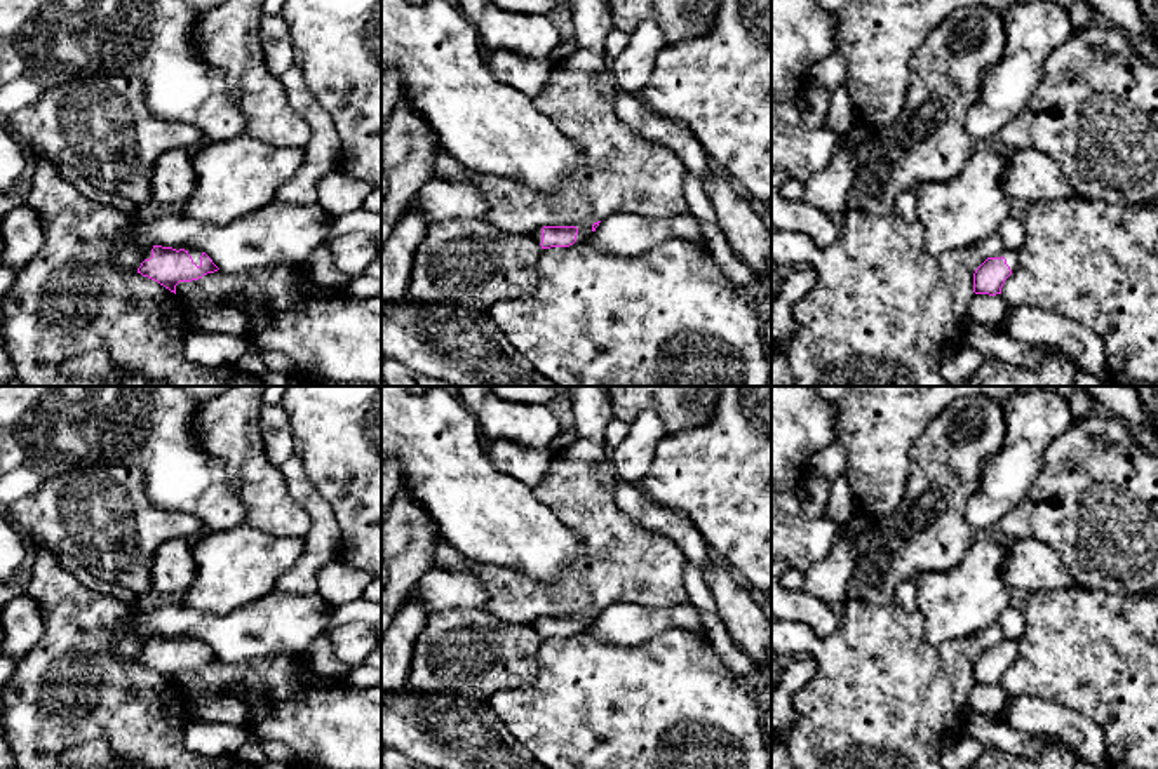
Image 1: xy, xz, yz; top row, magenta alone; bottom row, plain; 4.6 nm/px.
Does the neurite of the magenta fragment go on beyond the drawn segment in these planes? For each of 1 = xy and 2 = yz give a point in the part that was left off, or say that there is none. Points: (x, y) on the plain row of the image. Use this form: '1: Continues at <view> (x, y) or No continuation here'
1: Continues at xy (195, 644)
2: Continues at yz (1010, 646)

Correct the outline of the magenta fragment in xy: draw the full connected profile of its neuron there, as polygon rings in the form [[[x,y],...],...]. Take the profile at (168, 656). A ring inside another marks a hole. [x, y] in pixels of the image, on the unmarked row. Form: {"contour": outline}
{"contour": [[[146,635],[145,651],[138,663],[148,666],[176,684],[179,672],[199,670],[219,658],[212,649],[197,639]]]}

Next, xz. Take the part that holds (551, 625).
{"contour": [[[601,611],[582,616],[543,616],[535,619],[531,626],[542,635],[542,639],[569,637],[575,633],[585,633],[599,612]]]}

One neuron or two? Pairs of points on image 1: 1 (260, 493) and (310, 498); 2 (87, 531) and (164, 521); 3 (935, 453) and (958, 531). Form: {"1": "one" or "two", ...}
{"1": "two", "2": "one", "3": "one"}

